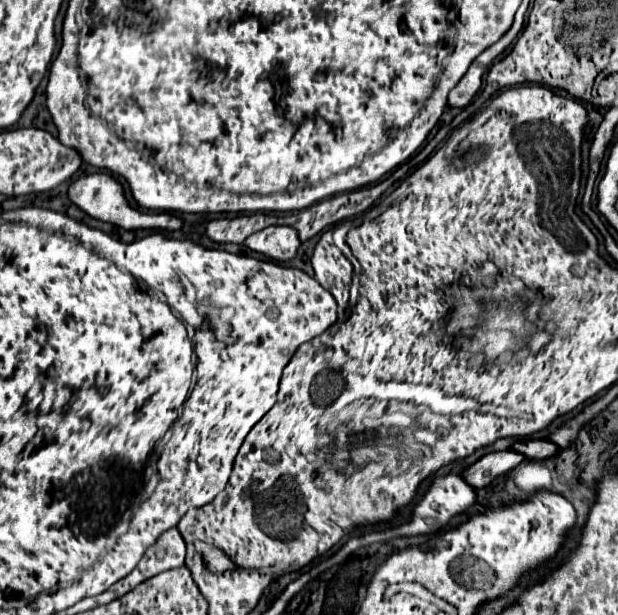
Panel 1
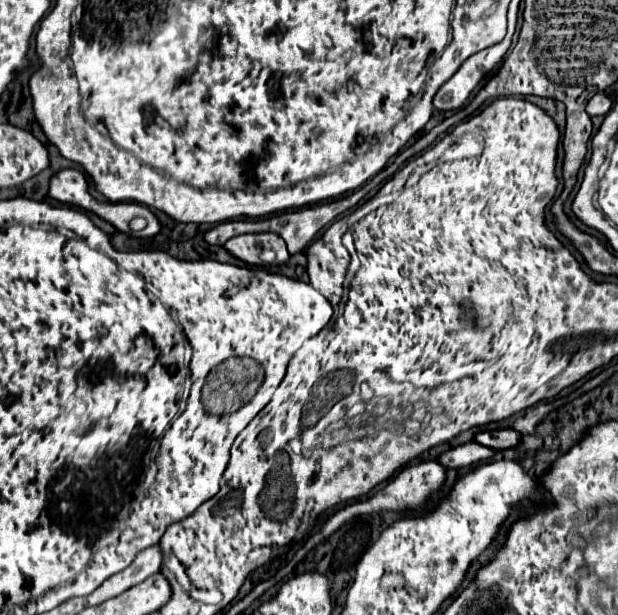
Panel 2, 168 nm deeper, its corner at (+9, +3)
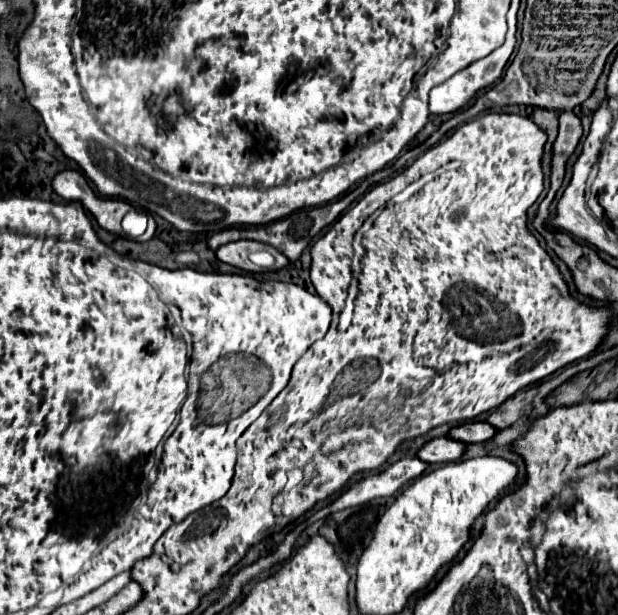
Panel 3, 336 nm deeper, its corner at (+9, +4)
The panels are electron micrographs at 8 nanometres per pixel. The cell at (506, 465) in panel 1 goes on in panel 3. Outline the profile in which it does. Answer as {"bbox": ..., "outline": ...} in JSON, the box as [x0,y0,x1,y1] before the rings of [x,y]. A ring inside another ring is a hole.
{"bbox":[418,438,466,464],"outline":[[[434,438],[422,446],[418,458],[428,464],[446,464],[458,462],[466,452],[466,444],[452,438]]]}

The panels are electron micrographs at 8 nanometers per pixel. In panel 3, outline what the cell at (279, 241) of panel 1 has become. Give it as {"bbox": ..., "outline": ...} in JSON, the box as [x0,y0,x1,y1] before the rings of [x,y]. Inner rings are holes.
{"bbox":[216,240,288,272],"outline":[[[254,240],[228,242],[216,250],[216,256],[218,260],[246,272],[278,271],[288,264],[288,258],[280,250]]]}

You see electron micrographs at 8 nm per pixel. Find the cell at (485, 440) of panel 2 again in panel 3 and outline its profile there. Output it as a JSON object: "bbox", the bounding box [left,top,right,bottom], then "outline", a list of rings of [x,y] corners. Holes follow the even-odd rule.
{"bbox":[450,422,496,444],"outline":[[[466,422],[460,426],[454,426],[450,430],[450,438],[464,442],[464,444],[476,444],[486,442],[496,434],[496,428],[492,428],[488,422]]]}

